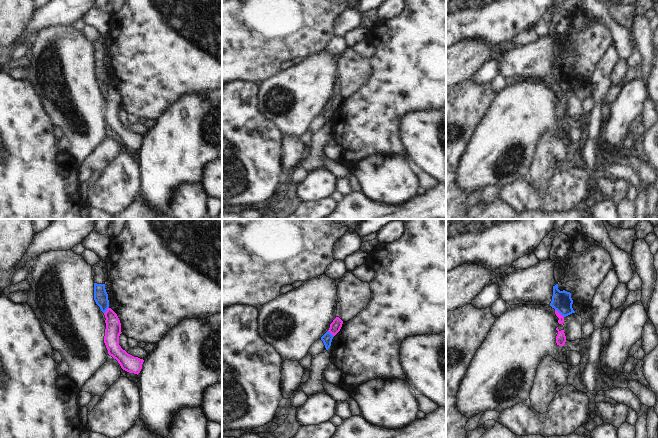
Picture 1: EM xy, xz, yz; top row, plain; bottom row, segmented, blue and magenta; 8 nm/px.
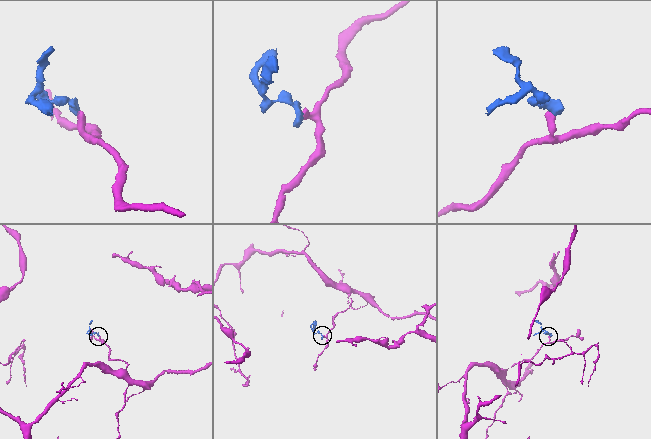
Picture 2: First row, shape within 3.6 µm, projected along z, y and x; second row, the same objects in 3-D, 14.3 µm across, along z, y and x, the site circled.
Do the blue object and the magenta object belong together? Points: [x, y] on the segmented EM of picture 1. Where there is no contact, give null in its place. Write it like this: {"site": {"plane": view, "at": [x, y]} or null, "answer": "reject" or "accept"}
{"site": {"plane": "yz", "at": [560, 313]}, "answer": "reject"}

